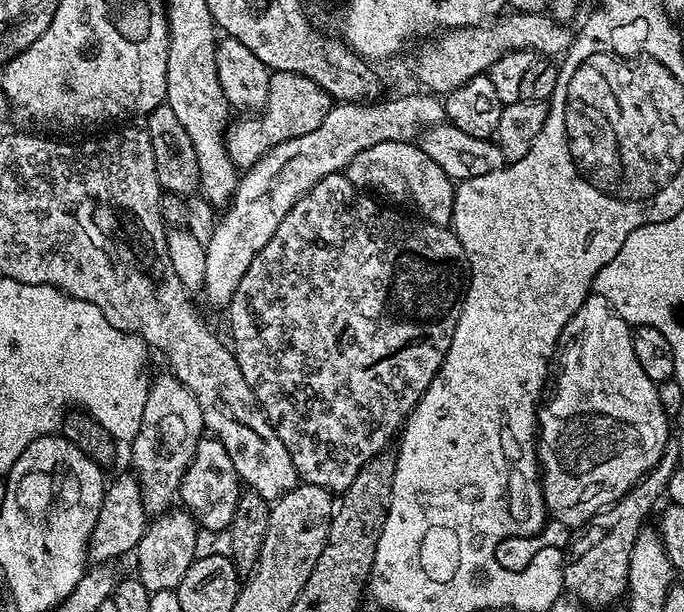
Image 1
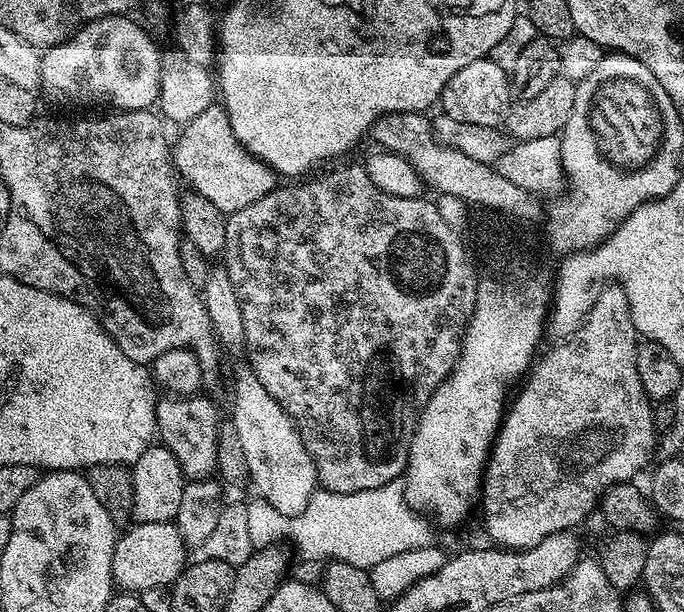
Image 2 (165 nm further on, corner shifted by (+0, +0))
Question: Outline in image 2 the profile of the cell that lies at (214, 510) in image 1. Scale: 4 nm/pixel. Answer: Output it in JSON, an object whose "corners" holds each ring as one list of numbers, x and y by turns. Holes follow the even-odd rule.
{"corners":[[164,394,156,402,156,436,163,447,178,458,188,480,203,480,216,472,218,462,218,430,222,417,216,413,216,404,204,394,178,396]]}

